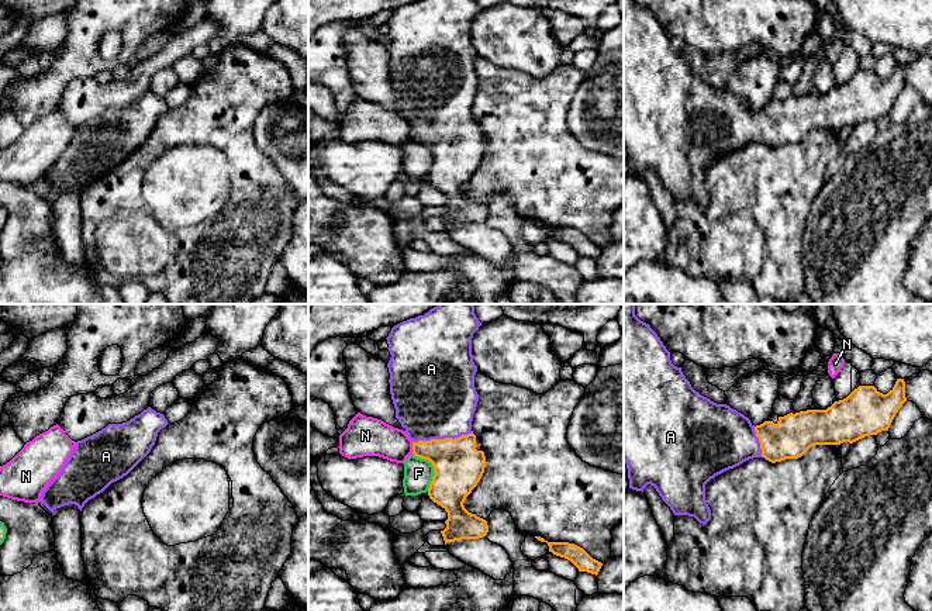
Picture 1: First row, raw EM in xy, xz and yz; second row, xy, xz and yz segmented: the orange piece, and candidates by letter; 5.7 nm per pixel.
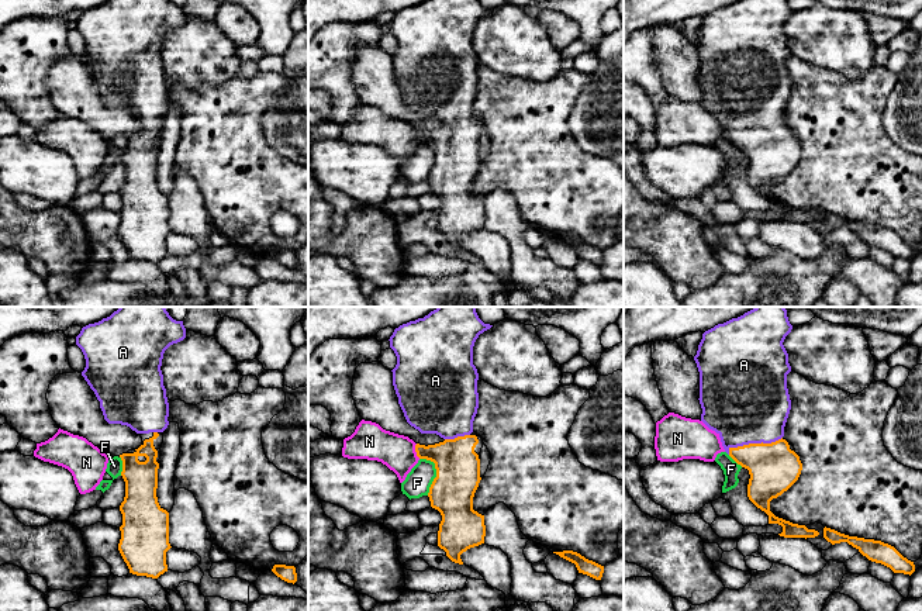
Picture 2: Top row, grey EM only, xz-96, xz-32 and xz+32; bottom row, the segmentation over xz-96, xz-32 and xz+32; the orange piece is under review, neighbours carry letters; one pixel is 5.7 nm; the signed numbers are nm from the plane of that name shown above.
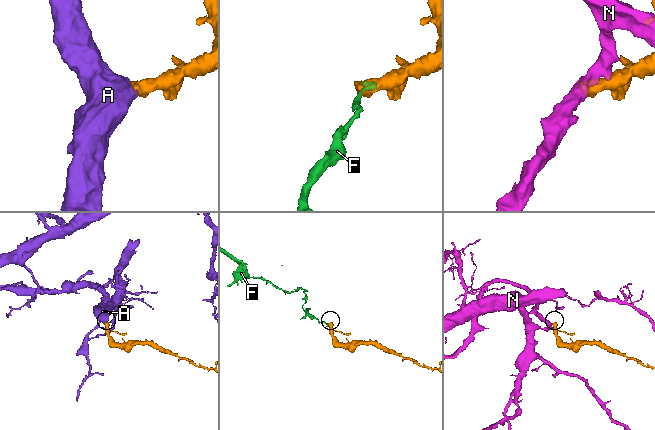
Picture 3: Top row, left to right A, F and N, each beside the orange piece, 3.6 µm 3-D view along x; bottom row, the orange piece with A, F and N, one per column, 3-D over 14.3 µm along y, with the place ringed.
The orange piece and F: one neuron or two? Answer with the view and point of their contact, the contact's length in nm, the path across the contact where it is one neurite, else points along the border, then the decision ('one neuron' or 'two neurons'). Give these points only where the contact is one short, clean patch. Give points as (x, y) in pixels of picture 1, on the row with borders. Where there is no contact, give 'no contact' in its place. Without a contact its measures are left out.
contact xz (434, 468); length 220 nm; border xz (413, 455), (427, 459), (432, 466), (434, 476), (428, 490); two neurons

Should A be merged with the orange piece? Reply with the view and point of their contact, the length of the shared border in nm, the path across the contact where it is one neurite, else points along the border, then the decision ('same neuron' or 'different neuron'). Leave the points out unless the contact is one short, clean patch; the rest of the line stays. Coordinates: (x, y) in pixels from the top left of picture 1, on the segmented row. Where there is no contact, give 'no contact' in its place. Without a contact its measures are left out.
meets orange in xz at (442, 439); contact 360 nm long; runs through xz (458, 465), (452, 449), (442, 439), (434, 414), (434, 397); same neuron

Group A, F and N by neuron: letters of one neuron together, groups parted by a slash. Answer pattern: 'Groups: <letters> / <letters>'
Groups: A / F / N

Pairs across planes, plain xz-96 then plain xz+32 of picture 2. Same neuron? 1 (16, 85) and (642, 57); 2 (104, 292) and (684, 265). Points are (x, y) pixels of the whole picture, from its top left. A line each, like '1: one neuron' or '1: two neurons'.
1: one neuron
2: two neurons

